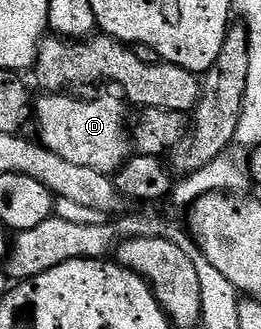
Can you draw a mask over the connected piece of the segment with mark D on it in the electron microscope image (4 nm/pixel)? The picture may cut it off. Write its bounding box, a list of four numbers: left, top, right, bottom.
[32,92,132,175]

